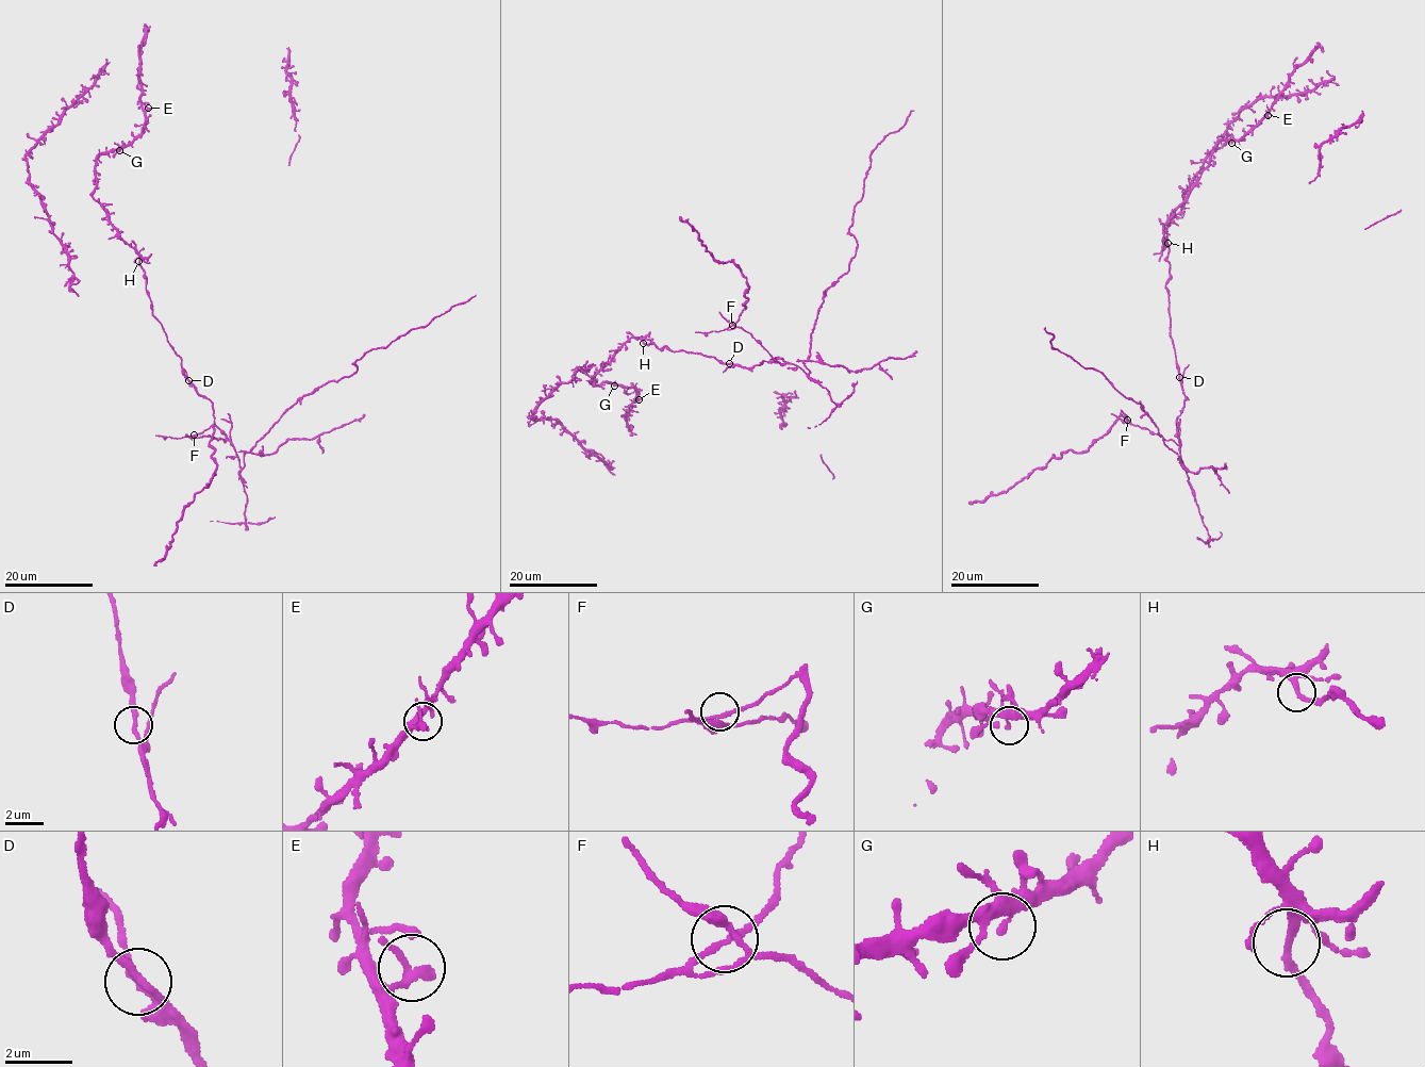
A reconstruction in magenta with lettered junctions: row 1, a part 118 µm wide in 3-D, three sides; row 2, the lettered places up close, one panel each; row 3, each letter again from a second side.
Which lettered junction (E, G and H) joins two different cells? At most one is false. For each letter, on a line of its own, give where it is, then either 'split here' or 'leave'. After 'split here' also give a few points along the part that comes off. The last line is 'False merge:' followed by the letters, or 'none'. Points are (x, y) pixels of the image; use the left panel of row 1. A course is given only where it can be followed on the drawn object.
E: at (148, 108); leave
G: at (119, 150); leave
H: at (138, 261); split here; foreign part runs (139, 262), (152, 316), (182, 374), (213, 404), (215, 425), (242, 468), (244, 453), (307, 394), (476, 295)
False merge: H

